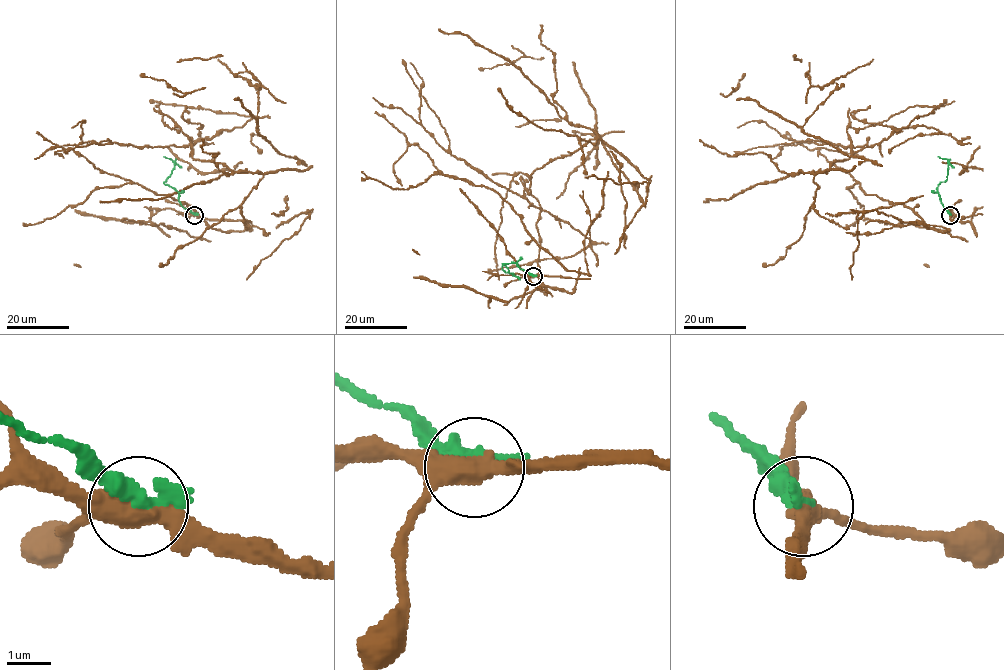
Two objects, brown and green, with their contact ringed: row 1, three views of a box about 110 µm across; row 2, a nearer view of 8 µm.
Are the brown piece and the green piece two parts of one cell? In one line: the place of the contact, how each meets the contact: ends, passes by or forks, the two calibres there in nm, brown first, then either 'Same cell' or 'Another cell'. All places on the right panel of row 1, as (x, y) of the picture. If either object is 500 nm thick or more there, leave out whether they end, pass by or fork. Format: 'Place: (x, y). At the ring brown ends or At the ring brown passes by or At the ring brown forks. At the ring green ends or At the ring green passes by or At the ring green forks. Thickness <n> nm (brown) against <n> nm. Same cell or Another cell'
Place: (950, 215). At the ring brown forks. At the ring green passes by. Thickness 400 nm (brown) against 320 nm. Another cell

